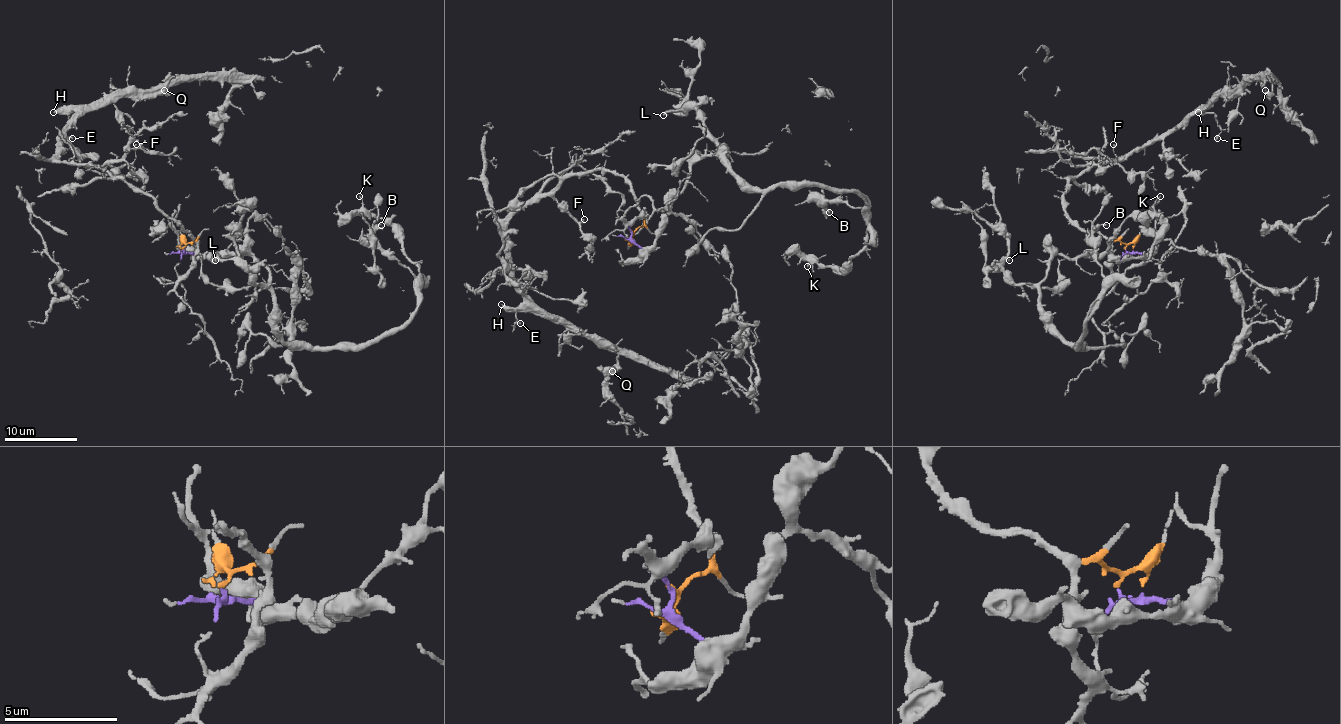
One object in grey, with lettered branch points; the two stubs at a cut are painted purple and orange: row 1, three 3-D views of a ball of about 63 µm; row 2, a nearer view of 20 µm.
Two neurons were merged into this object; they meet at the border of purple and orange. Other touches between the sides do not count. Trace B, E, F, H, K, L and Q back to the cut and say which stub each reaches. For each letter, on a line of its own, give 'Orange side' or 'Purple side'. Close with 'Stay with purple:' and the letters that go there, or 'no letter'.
B: Purple side
E: Orange side
F: Orange side
H: Orange side
K: Purple side
L: Purple side
Q: Orange side
Stay with purple: B, K, L

